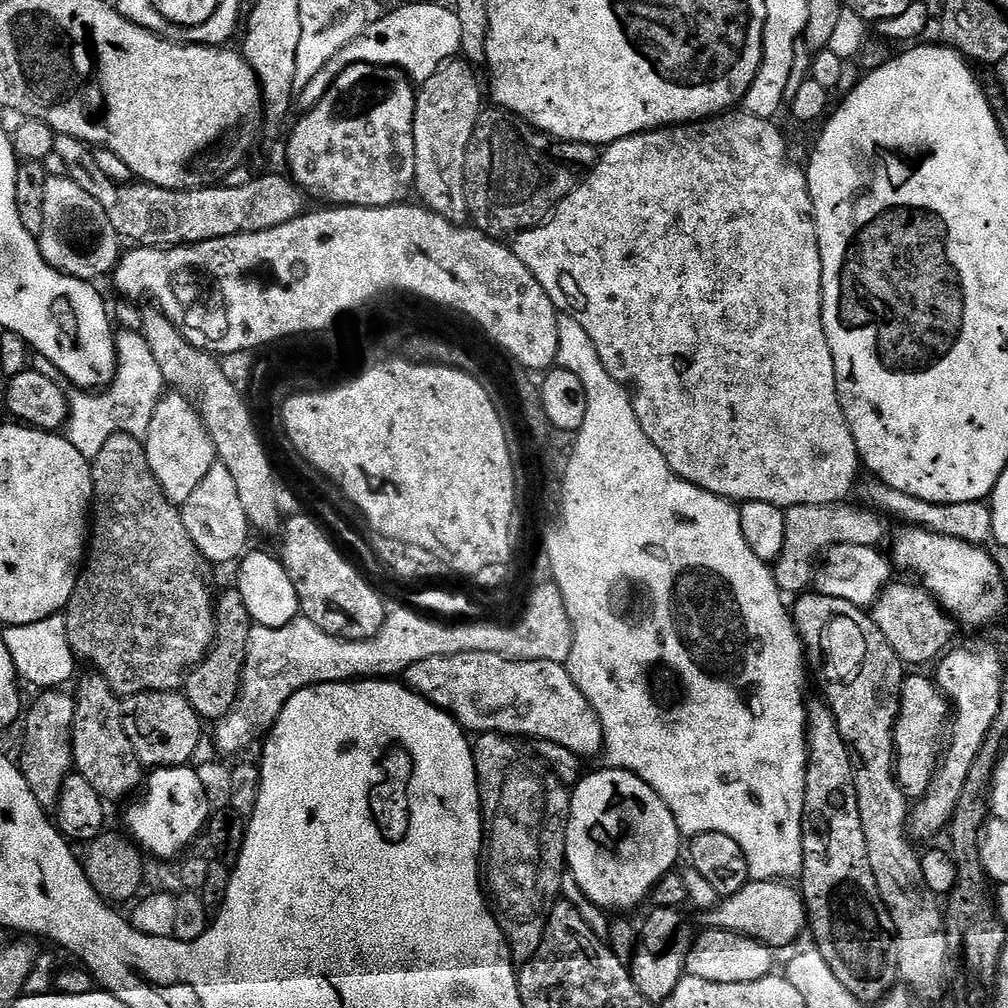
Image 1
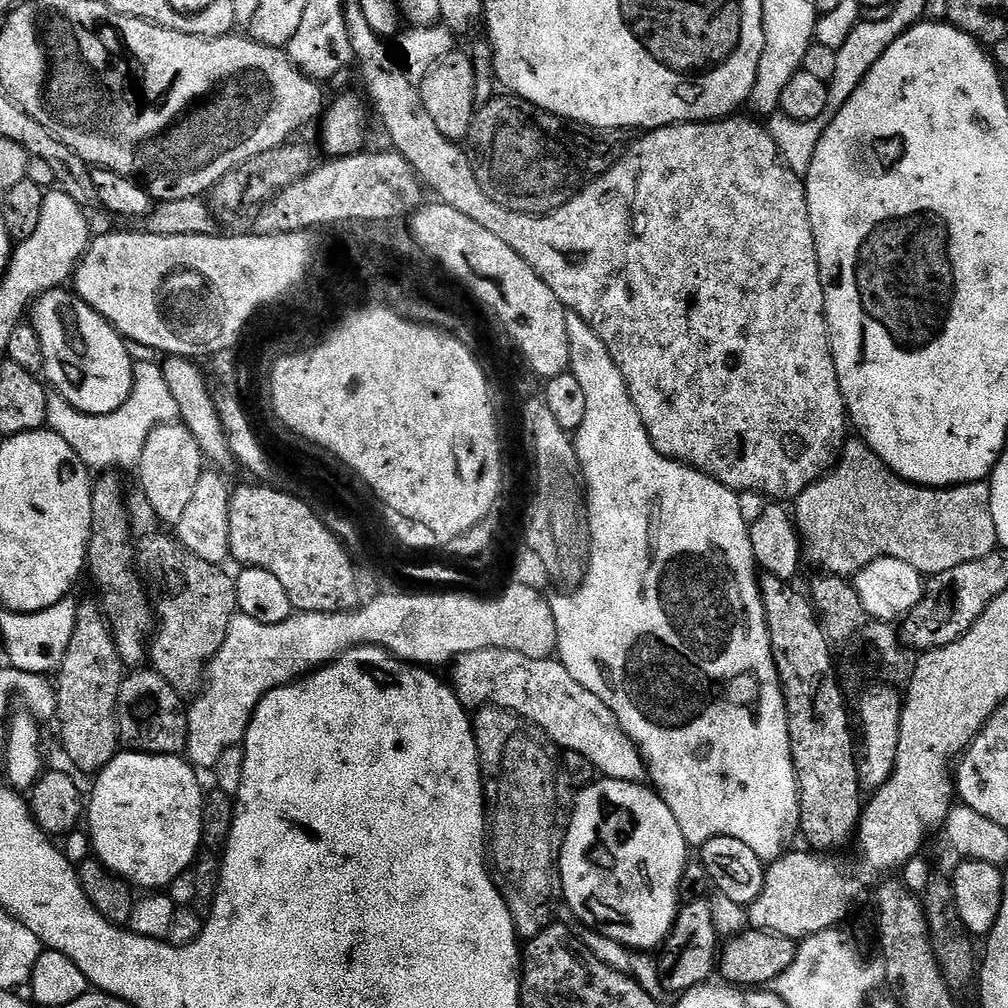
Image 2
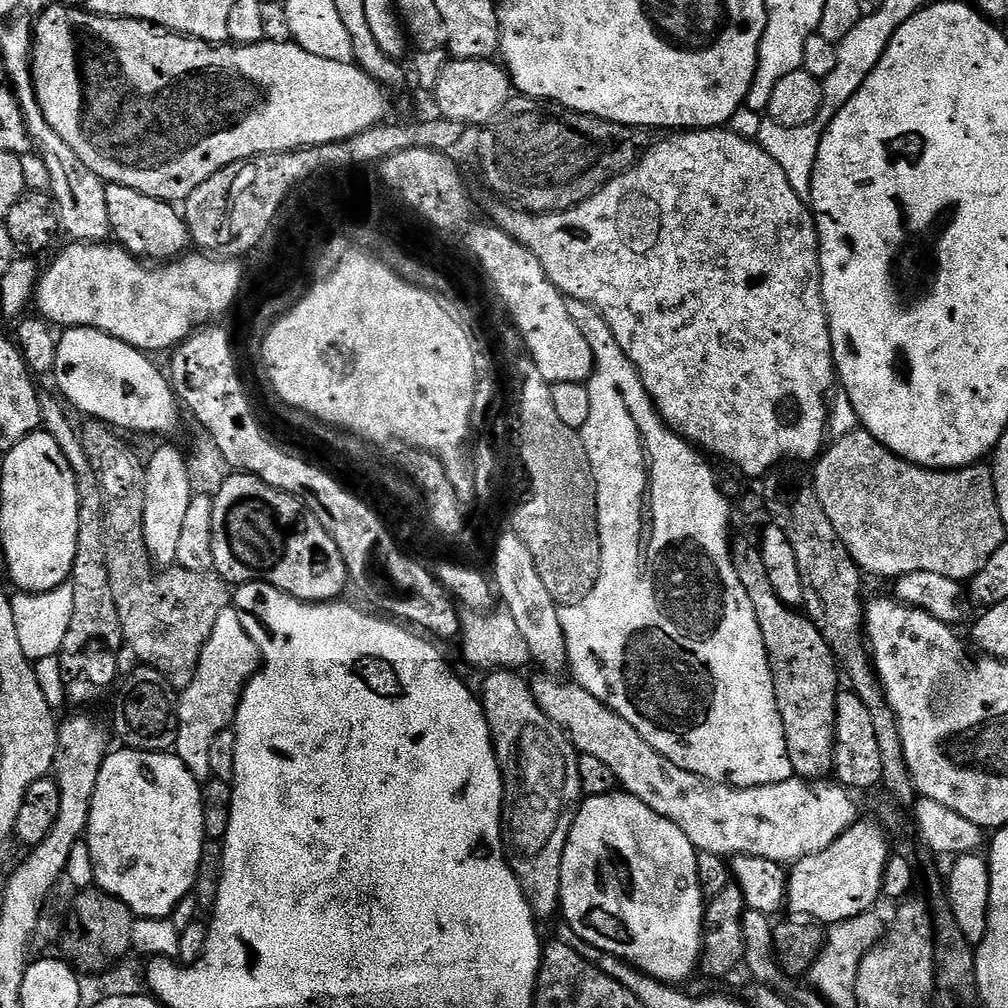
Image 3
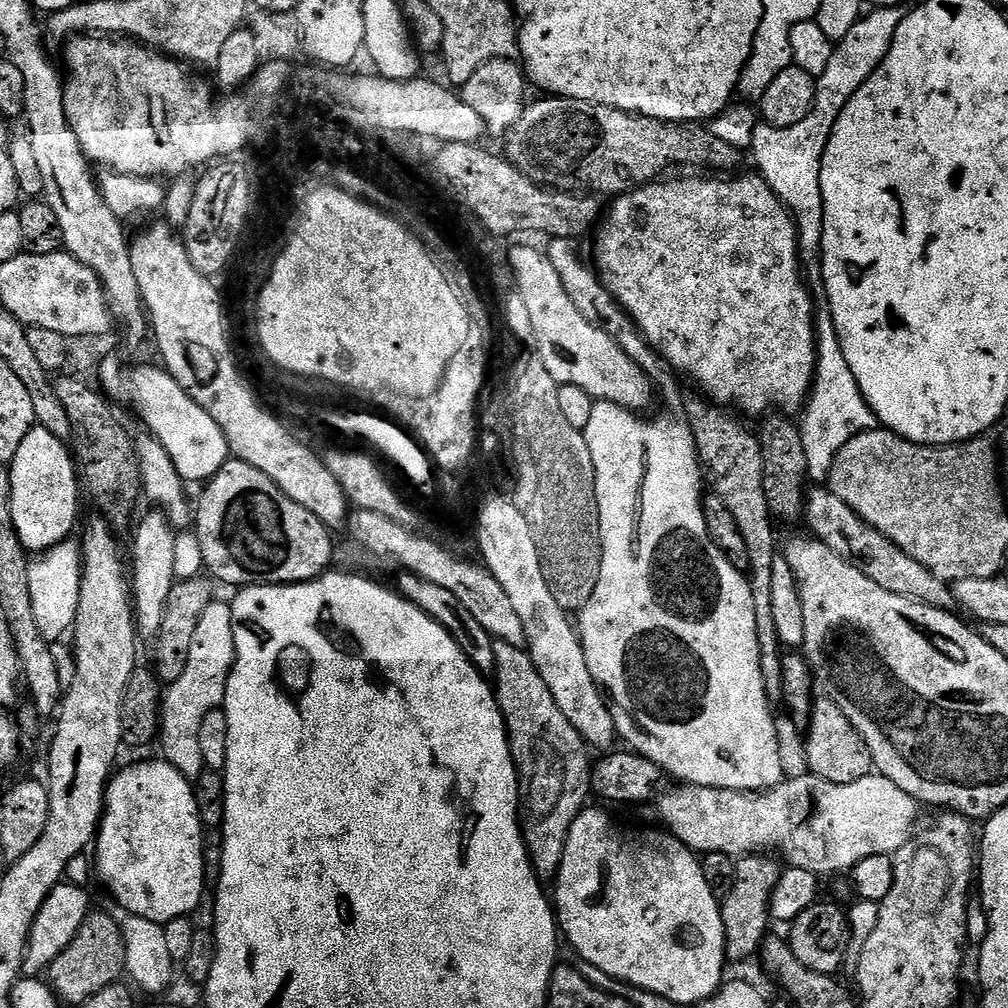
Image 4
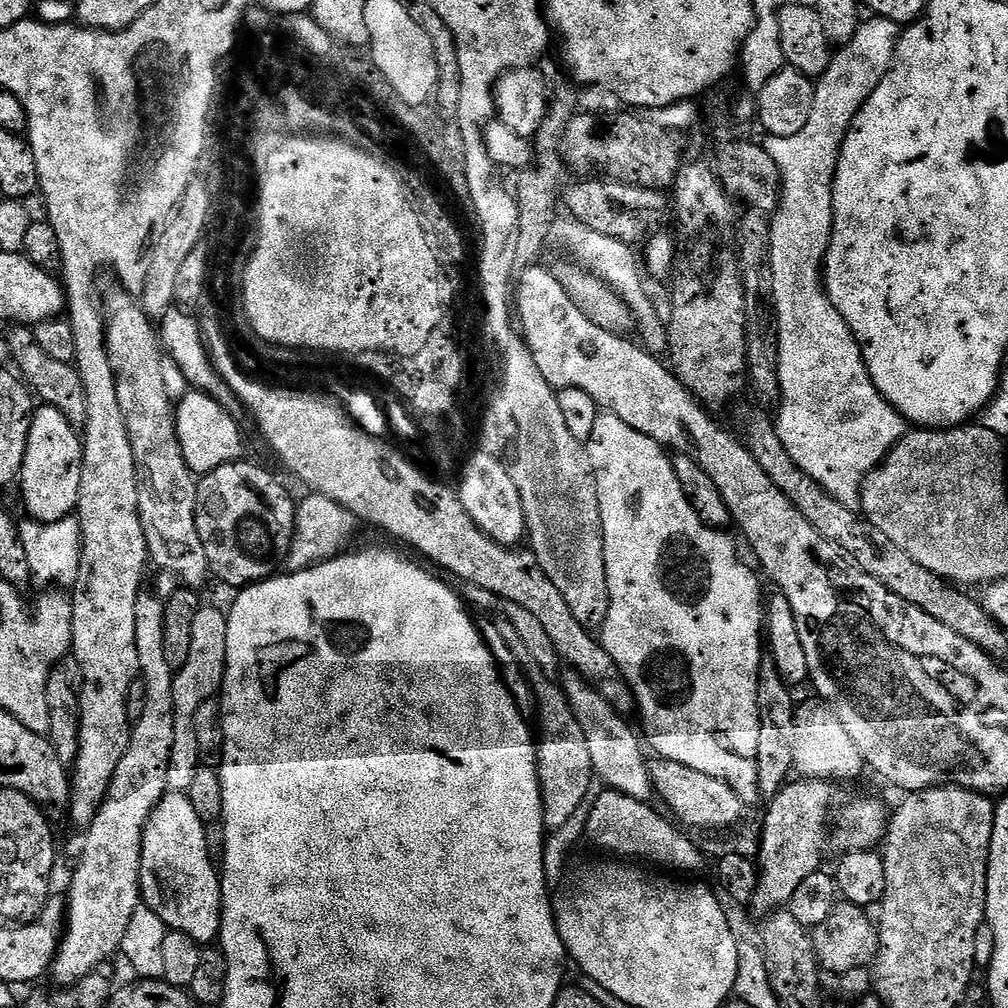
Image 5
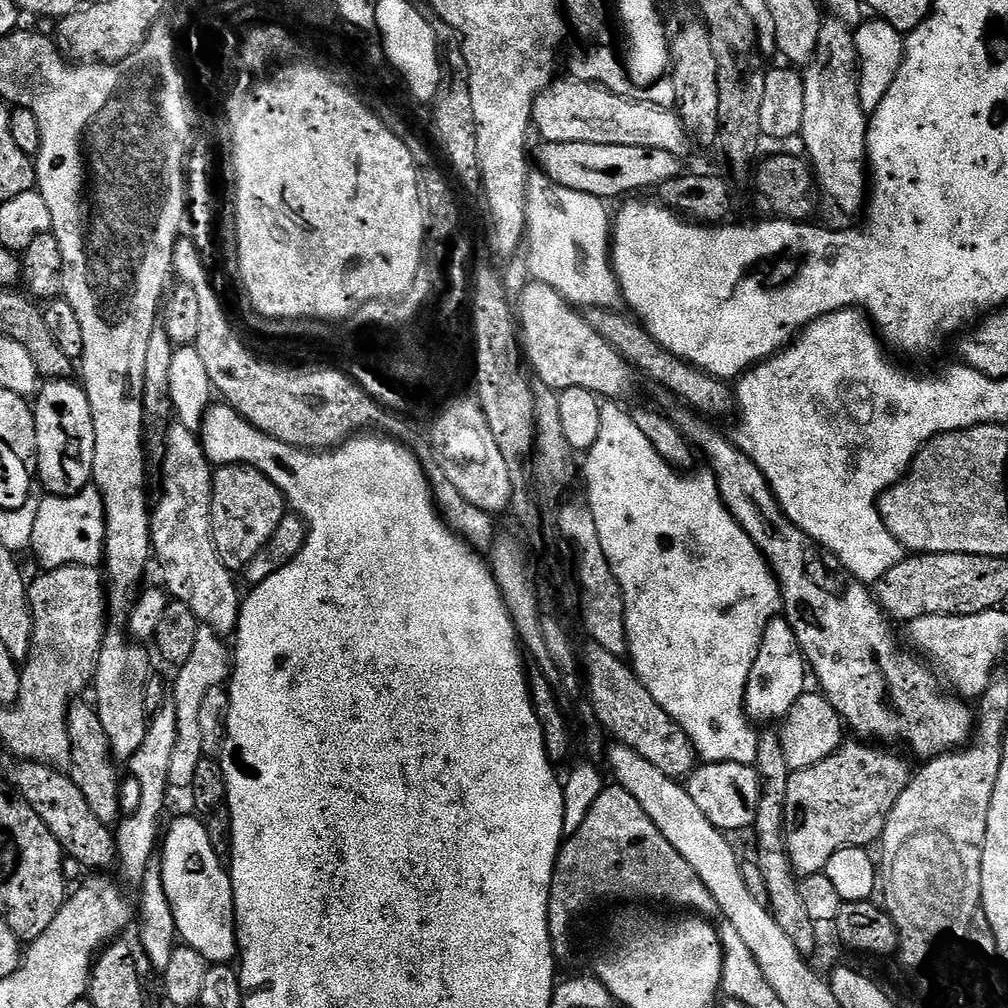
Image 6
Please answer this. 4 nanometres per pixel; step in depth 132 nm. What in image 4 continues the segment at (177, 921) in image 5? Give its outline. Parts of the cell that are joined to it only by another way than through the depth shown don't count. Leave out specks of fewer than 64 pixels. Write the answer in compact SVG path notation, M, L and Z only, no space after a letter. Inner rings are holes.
M163 758L122 768L108 781L108 791L104 793L104 814L94 841L96 872L127 915L163 925L174 918L191 917L192 911L203 902L206 889L202 858L205 826L198 814L193 781Z

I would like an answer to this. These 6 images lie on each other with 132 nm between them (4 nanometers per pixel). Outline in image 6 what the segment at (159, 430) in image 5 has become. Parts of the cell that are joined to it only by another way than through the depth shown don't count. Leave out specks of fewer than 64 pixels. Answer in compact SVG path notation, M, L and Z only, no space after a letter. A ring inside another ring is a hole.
M172 422L164 436L164 457L160 460L160 497L155 497L150 512L152 521L152 556L160 563L164 575L163 587L172 600L180 600L194 610L197 621L203 627L214 630L225 638L231 637L240 621L242 592L232 581L233 569L225 566L218 558L212 537L212 478L214 465L208 461L200 437L186 426Z

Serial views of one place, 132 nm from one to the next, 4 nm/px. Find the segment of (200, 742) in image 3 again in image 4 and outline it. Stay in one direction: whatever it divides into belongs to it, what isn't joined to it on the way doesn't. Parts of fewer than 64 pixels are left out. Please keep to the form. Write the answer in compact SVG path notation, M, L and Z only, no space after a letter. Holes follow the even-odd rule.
M216 598L210 606L206 606L202 618L198 618L198 626L194 630L194 638L190 638L190 650L186 654L186 670L182 670L182 678L167 685L160 706L158 745L164 751L161 752L163 759L173 764L187 780L195 782L206 771L198 743L198 729L202 726L202 718L206 718L210 710L223 705L235 661L232 605L228 602L223 604L220 598Z

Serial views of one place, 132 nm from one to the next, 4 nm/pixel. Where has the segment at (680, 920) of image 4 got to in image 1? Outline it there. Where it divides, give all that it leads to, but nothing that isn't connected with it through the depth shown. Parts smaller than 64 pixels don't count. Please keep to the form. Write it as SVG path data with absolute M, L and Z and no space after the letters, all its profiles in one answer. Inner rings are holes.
M607 766L601 768L601 772L589 771L587 774L581 776L580 781L571 789L564 858L567 871L570 873L570 879L578 882L582 894L586 894L586 898L590 902L594 902L598 907L605 910L611 910L611 908L613 908L614 911L618 912L616 914L624 914L627 908L636 908L643 900L647 901L652 895L653 886L656 885L667 872L673 871L673 869L677 867L676 859L682 856L682 844L680 848L682 833L680 827L674 822L674 814L670 814L666 802L662 802L662 798L658 798L658 794L653 788L646 786L646 782L642 782L642 778L638 778L632 772L627 772L621 768L610 768Z

